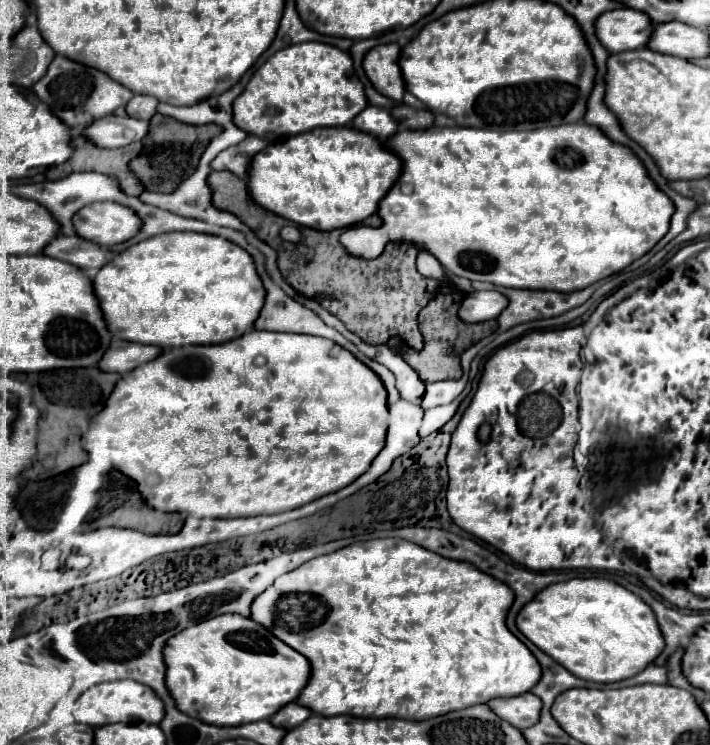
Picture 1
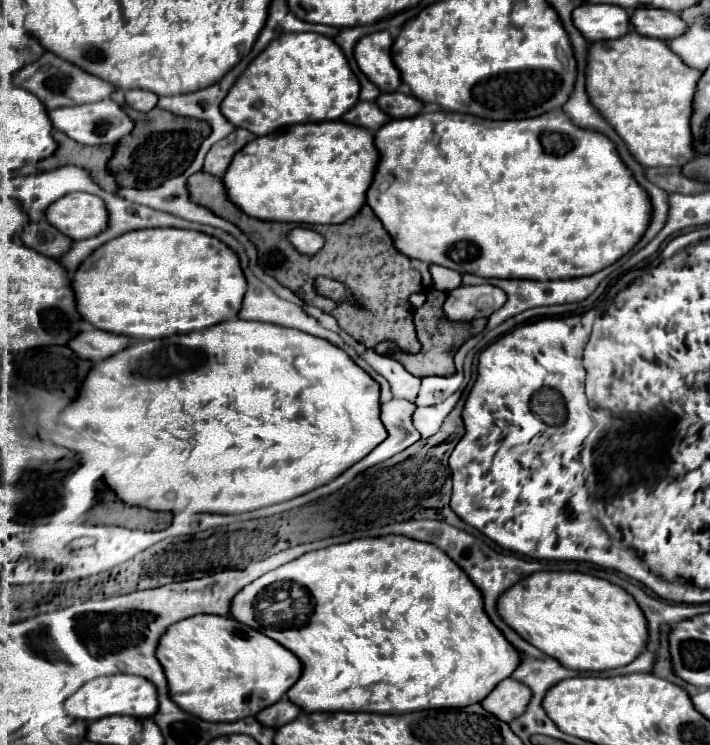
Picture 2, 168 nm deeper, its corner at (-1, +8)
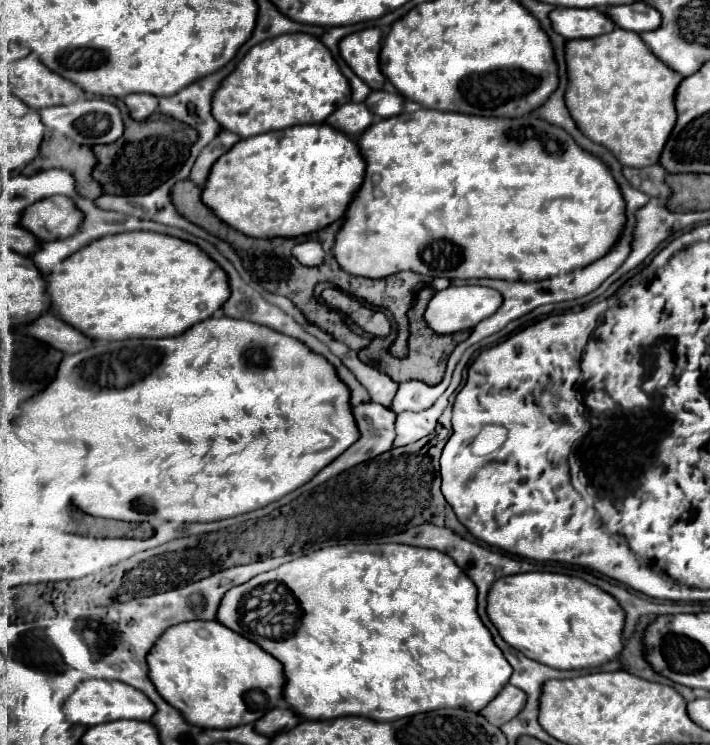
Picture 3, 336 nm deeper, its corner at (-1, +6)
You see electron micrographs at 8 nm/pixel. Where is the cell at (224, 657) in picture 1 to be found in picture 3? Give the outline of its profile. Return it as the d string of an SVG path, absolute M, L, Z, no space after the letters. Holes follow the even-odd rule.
M217 620L211 622L183 622L165 630L165 634L155 642L149 656L149 678L155 684L157 692L175 706L189 724L201 728L235 728L259 720L269 710L277 708L283 700L285 672L283 664L275 660L269 652L263 652L251 640L239 636Z

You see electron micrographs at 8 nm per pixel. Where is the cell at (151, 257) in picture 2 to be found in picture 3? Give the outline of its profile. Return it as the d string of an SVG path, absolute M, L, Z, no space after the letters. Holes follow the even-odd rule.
M123 232L123 234L99 238L91 242L89 246L81 248L79 252L75 252L73 256L69 256L67 260L63 260L61 264L57 264L51 276L47 276L47 292L49 292L53 308L61 314L61 318L73 324L83 334L91 336L93 340L129 340L129 338L167 338L167 336L183 334L187 328L191 328L199 320L207 320L217 310L221 310L227 296L231 296L231 286L227 286L227 272L219 264L215 264L215 260L209 258L197 244L185 242L181 238L171 238L167 234L155 234L155 232Z

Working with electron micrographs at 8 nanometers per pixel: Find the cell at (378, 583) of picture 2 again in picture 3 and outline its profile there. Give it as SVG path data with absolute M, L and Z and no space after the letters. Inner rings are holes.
M345 544L345 546L331 546L301 556L293 562L287 562L275 570L263 572L251 578L247 584L231 588L221 600L217 620L227 628L239 632L241 636L249 638L251 642L259 644L265 652L275 656L287 674L285 682L285 698L293 706L293 710L301 718L321 720L321 718L339 718L339 716L367 716L379 722L399 720L411 714L435 710L435 708L465 708L471 712L481 712L507 684L513 668L505 660L503 652L491 638L491 632L483 626L481 618L477 616L477 588L471 580L461 572L461 568L443 552L405 546L405 544Z

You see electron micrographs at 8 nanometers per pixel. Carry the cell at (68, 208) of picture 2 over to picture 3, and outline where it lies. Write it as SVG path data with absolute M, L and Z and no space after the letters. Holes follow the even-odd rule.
M49 196L23 212L21 226L31 230L41 242L51 242L71 236L79 228L79 220L83 220L83 212L79 212L71 198Z

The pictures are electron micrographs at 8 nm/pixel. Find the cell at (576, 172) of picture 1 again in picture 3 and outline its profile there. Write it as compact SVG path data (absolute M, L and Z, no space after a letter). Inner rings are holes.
M405 100L404 110L399 116L381 120L371 124L367 132L359 138L361 154L367 162L365 180L355 200L347 210L347 222L337 234L335 242L335 258L345 272L367 278L383 278L395 274L399 270L413 270L425 276L443 276L443 278L499 278L507 281L539 281L557 274L573 272L575 268L585 268L595 260L603 258L611 252L611 244L619 240L619 232L623 232L623 224L627 216L623 212L623 196L619 196L619 186L611 172L607 172L607 164L599 160L599 156L591 156L591 152L583 152L563 128L555 128L545 120L539 120L535 114L527 114L523 118L485 118L485 116L469 116L459 112L443 112L427 109L418 103Z

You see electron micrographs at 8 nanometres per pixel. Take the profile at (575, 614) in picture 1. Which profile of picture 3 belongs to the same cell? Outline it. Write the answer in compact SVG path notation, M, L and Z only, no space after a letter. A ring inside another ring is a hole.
M527 572L507 576L491 586L487 614L503 640L525 656L559 670L597 668L619 658L623 650L625 610L605 590L577 576Z

